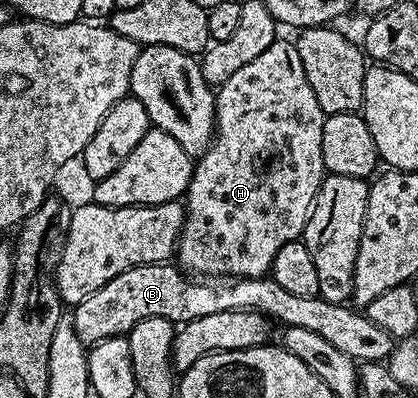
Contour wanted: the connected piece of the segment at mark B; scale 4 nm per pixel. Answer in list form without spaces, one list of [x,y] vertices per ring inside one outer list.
[[[170,262],[166,263],[146,263],[140,267],[129,269],[125,273],[117,273],[117,277],[113,277],[113,281],[109,281],[105,285],[101,285],[101,289],[97,289],[97,293],[92,293],[91,296],[85,297],[85,301],[74,304],[73,311],[75,316],[72,317],[71,323],[75,326],[75,335],[79,338],[78,342],[83,345],[94,345],[105,341],[109,337],[117,337],[118,335],[126,336],[135,326],[141,321],[145,321],[149,317],[165,317],[170,323],[182,325],[193,321],[197,317],[209,317],[209,313],[225,313],[229,309],[241,309],[242,311],[260,311],[262,315],[266,315],[269,319],[278,321],[283,327],[300,327],[301,329],[309,329],[313,333],[321,333],[321,337],[325,337],[325,341],[329,341],[329,345],[336,346],[341,349],[341,353],[345,353],[350,359],[362,361],[363,363],[377,363],[380,361],[387,361],[391,355],[393,340],[389,333],[385,333],[385,329],[380,329],[377,325],[373,325],[373,321],[369,321],[369,317],[362,310],[352,309],[350,306],[342,303],[330,303],[324,299],[319,298],[318,295],[313,297],[297,297],[297,293],[289,293],[289,289],[281,289],[281,285],[277,285],[277,281],[270,277],[262,279],[236,279],[234,277],[195,277],[192,278],[190,274],[184,273],[178,266],[172,265]]]

